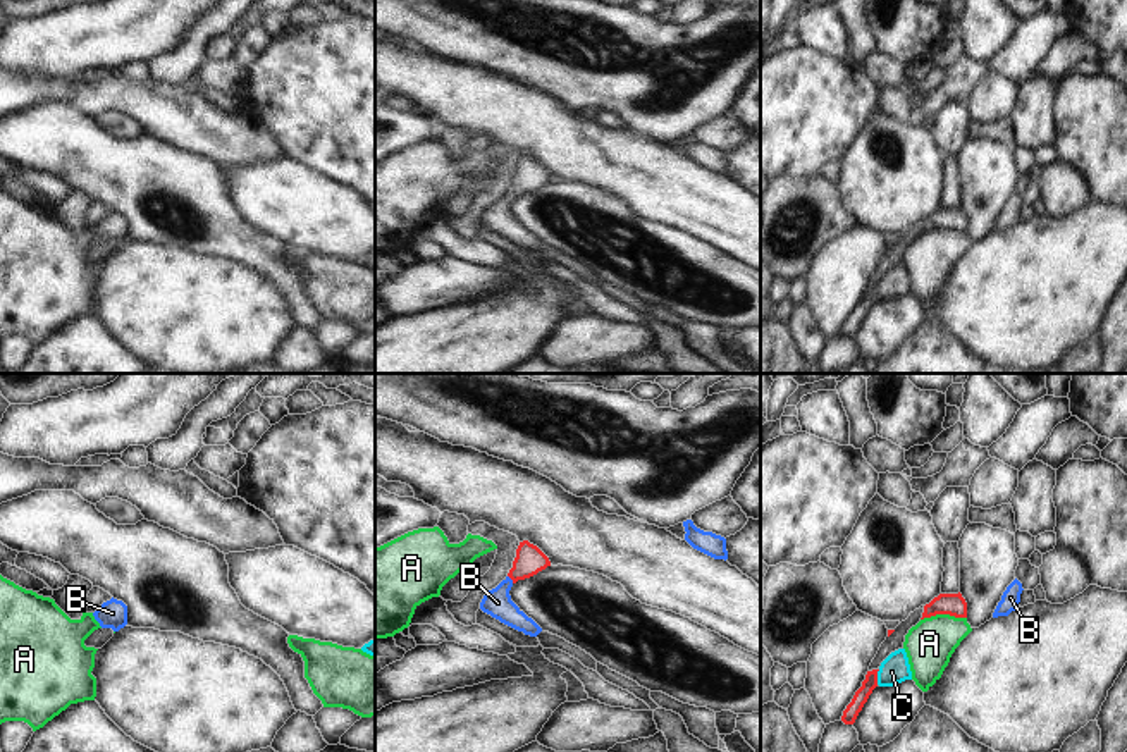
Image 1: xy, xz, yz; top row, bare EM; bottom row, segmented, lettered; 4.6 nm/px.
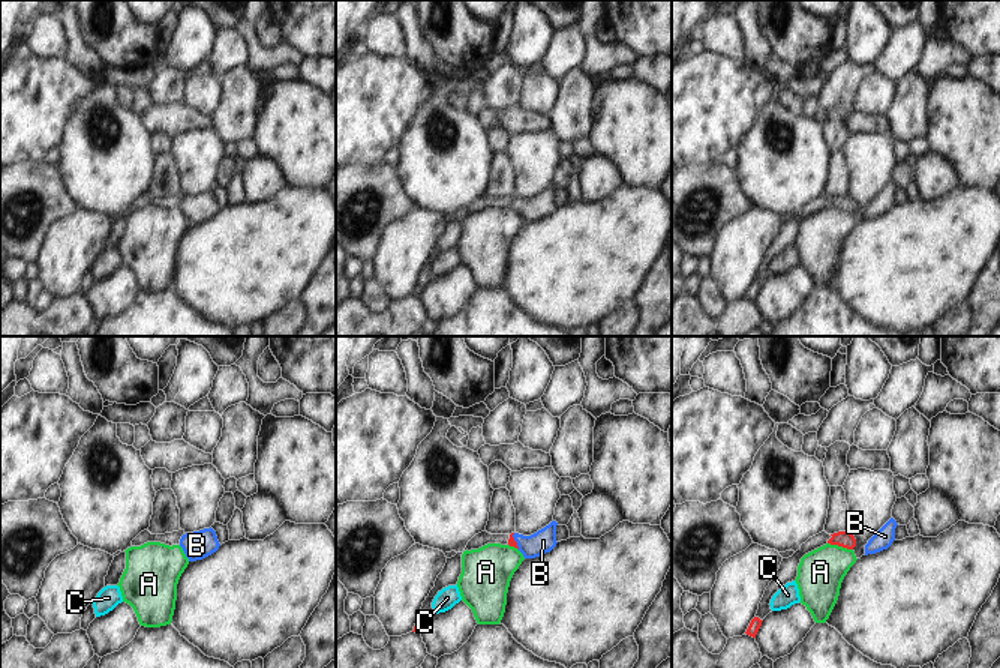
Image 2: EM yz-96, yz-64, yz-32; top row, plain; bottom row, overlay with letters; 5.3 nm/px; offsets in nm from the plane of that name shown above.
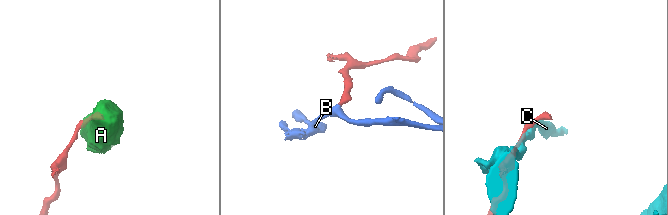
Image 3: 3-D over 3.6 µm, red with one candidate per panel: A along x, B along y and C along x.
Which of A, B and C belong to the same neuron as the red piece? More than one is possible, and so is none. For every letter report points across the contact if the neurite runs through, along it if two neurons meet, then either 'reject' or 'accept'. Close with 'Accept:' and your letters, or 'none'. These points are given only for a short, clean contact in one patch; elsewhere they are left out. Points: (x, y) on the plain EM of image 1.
A: along yz (966, 231), (931, 229), (921, 234) | reject
B: across xz (530, 174), (510, 191), (498, 217) | accept
C: along yz (880, 284), (876, 298) | reject
Accept: B

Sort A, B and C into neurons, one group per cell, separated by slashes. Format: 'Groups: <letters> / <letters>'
Groups: A / B / C

